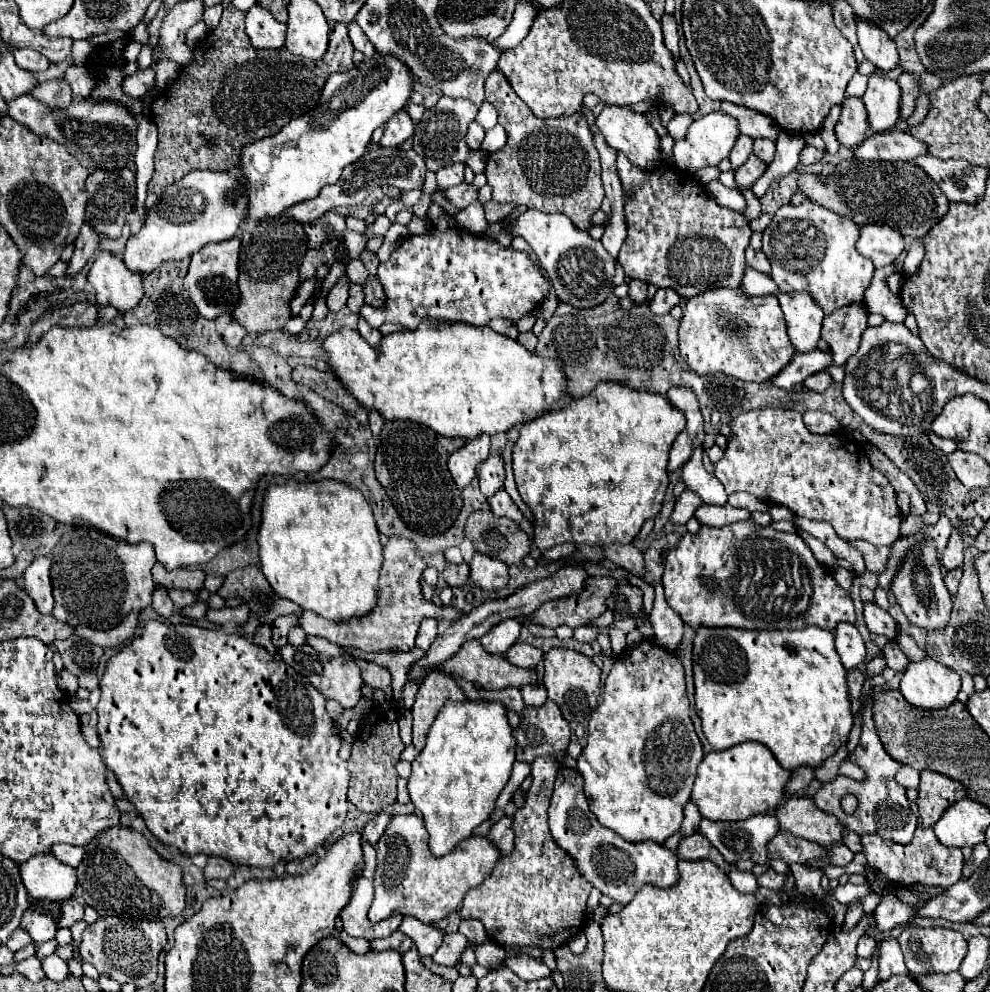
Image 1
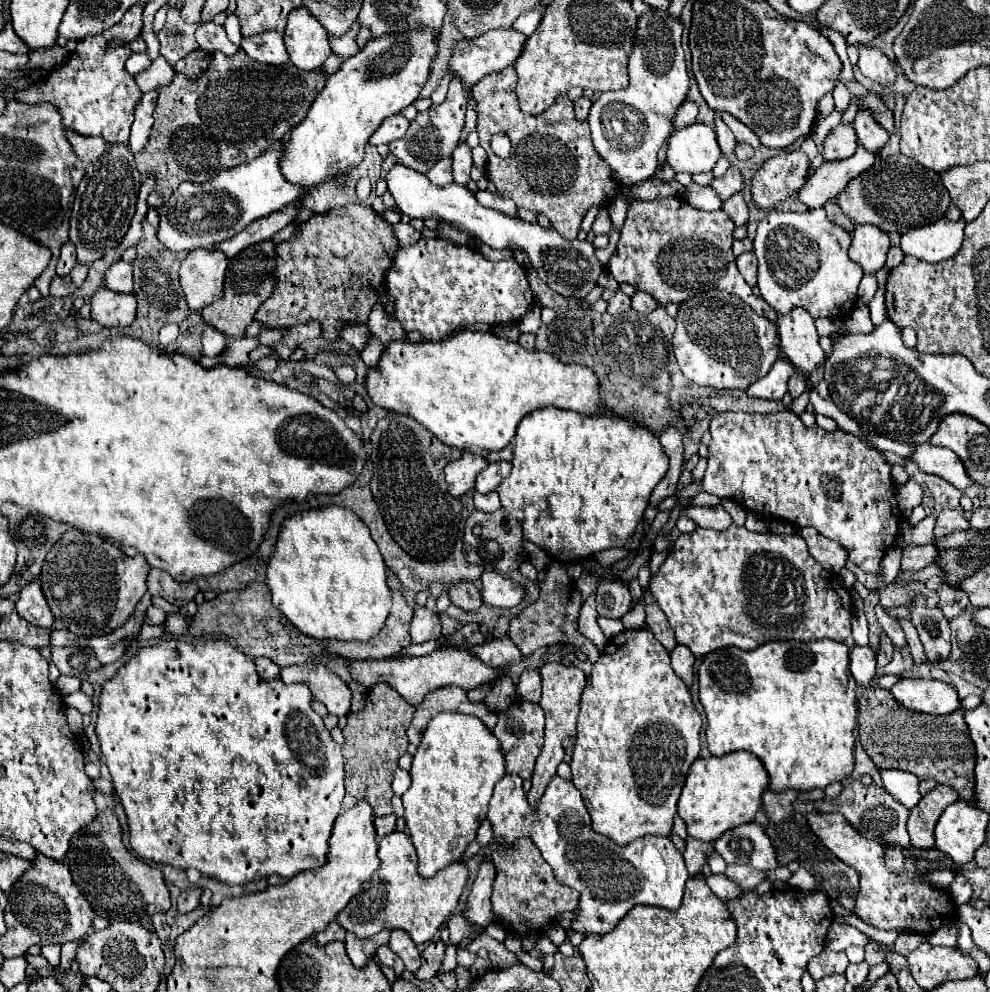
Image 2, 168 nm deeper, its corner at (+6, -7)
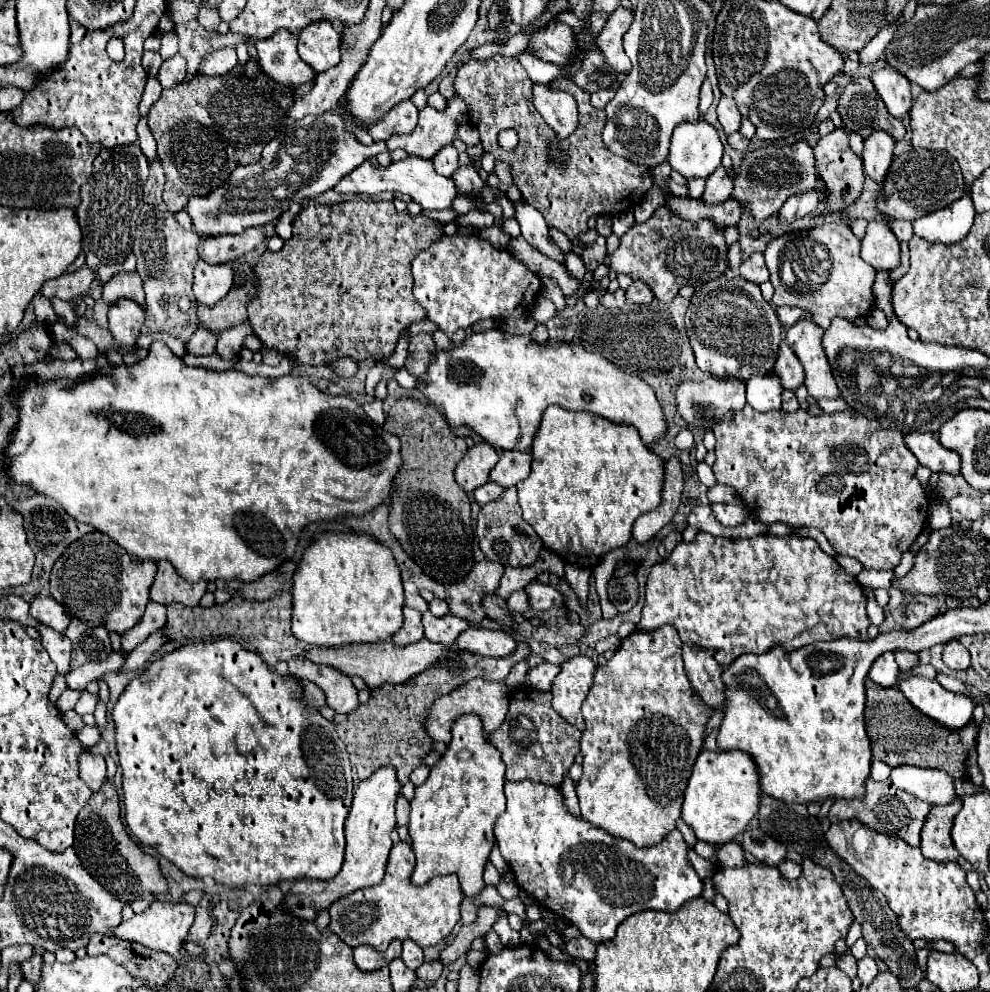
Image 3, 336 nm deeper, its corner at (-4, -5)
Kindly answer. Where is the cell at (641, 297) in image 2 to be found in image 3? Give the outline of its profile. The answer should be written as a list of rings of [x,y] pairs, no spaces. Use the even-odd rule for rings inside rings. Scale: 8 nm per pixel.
[[[634,281],[628,289],[626,289],[626,301],[630,303],[640,303],[640,305],[646,305],[654,299],[652,291],[648,289],[648,285],[644,281]]]

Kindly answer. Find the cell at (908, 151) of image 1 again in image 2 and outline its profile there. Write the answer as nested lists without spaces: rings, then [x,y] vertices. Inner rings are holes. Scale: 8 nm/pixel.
[[[858,147],[856,153],[842,161],[826,161],[800,189],[800,199],[808,209],[822,207],[828,199],[834,199],[842,189],[846,189],[848,181],[868,167],[874,165],[876,155],[864,147]]]

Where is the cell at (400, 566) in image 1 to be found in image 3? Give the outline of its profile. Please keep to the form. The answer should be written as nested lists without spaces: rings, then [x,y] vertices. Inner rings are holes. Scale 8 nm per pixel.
[[[404,607],[404,625],[392,637],[392,641],[396,645],[410,645],[410,643],[420,641],[422,637],[424,637],[424,629],[422,629],[422,615],[420,615],[420,611]]]

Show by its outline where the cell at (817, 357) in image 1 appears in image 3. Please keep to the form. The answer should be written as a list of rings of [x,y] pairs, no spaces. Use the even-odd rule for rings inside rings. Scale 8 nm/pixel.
[[[774,375],[750,377],[746,381],[746,401],[756,411],[778,411],[782,403],[782,385]]]

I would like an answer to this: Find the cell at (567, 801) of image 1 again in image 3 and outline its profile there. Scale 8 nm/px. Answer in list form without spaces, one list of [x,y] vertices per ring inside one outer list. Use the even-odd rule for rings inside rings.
[[[528,780],[506,782],[504,793],[508,807],[496,819],[494,835],[502,857],[512,867],[516,885],[532,895],[538,907],[578,927],[578,931],[590,941],[612,941],[616,937],[616,927],[638,911],[678,911],[678,907],[682,907],[686,901],[702,895],[702,879],[688,861],[688,845],[678,829],[670,831],[662,843],[640,849],[626,839],[618,839],[600,827],[570,815],[564,807],[564,797],[558,787],[542,787],[540,783]]]

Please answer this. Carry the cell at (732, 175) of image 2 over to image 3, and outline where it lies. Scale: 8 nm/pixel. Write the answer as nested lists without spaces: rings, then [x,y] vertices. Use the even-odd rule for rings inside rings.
[[[718,167],[708,179],[706,179],[706,189],[702,195],[702,201],[708,205],[716,205],[722,203],[730,197],[730,191],[734,187],[734,177],[732,171],[726,167]]]

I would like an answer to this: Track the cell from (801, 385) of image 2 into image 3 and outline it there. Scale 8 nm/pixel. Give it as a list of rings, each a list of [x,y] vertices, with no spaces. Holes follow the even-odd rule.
[[[786,341],[780,343],[780,351],[778,351],[778,359],[774,363],[772,373],[780,379],[784,389],[792,389],[796,391],[802,383],[804,383],[804,375],[802,375],[802,365],[798,361],[798,357],[794,355],[794,351],[786,345]]]

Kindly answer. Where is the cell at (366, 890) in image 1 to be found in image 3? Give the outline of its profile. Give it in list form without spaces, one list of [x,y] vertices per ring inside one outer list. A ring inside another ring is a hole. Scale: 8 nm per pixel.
[[[394,941],[388,947],[388,951],[382,955],[378,955],[378,951],[374,951],[372,947],[358,947],[358,949],[354,949],[354,963],[362,971],[376,971],[376,969],[388,965],[392,959],[400,957],[400,951],[402,951],[400,941]]]

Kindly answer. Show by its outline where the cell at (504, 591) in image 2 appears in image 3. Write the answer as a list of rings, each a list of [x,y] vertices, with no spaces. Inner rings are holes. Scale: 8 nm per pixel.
[[[538,581],[526,585],[526,593],[530,597],[530,605],[534,611],[548,611],[552,607],[560,609],[566,603],[566,597],[558,589],[554,589],[552,585],[542,585]]]

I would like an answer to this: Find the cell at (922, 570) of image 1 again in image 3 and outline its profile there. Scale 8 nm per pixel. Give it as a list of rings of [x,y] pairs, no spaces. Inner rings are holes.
[[[950,641],[950,643],[944,645],[942,659],[944,659],[944,663],[950,669],[962,669],[962,671],[966,671],[970,667],[970,653],[958,641]]]

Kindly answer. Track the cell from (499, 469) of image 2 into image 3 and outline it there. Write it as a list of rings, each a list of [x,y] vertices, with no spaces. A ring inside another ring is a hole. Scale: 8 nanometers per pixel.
[[[504,451],[494,469],[490,471],[490,479],[502,487],[512,487],[530,475],[530,465],[532,465],[530,453]]]

